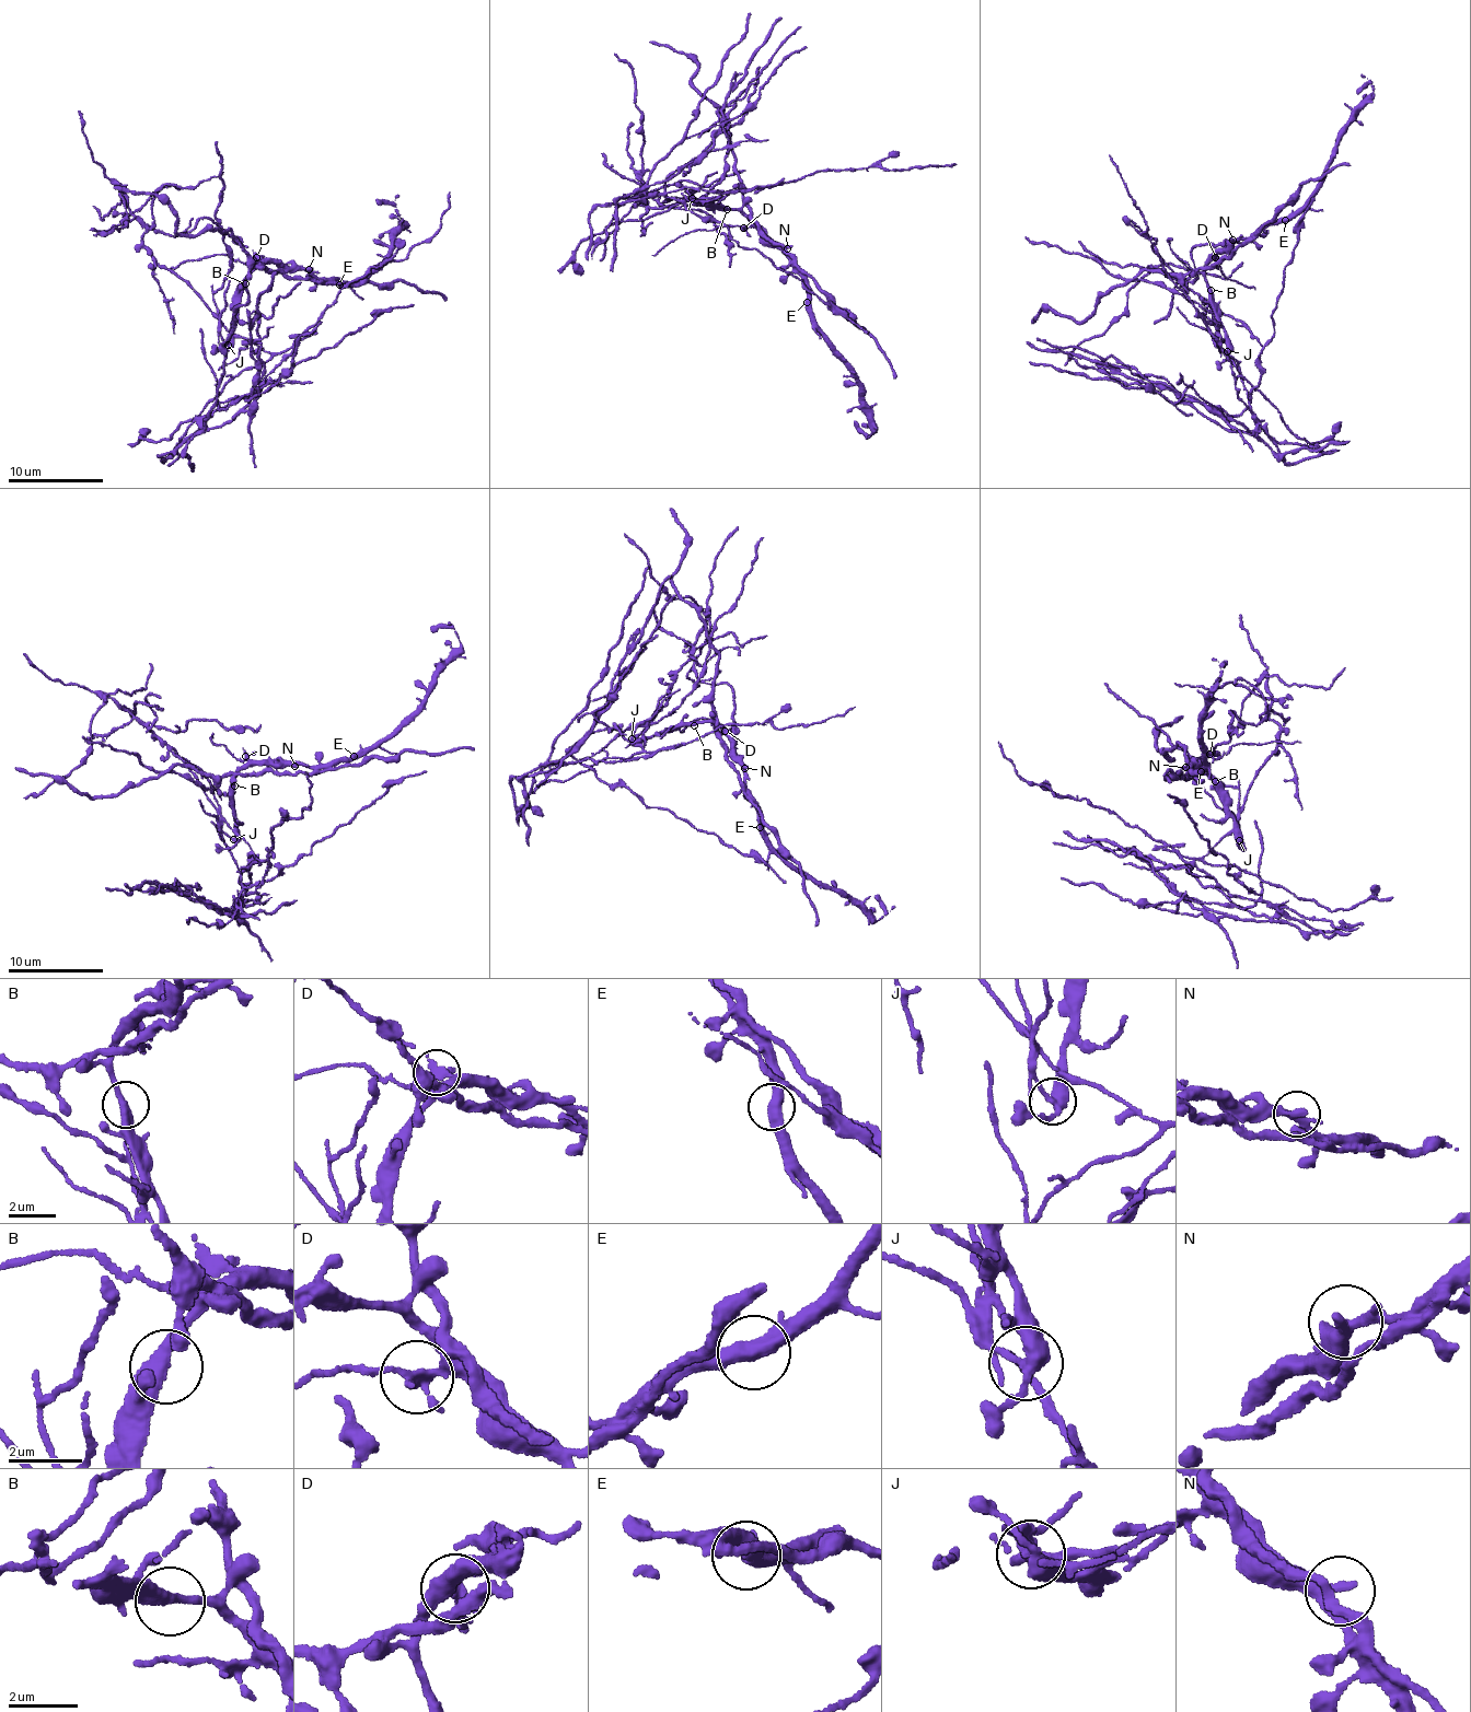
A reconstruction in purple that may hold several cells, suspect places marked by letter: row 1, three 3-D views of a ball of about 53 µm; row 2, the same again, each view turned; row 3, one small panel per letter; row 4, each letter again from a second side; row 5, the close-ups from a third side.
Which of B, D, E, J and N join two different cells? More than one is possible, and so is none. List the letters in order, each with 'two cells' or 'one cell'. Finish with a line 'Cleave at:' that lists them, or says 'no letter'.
B: one cell
D: two cells
E: one cell
J: two cells
N: one cell
Cleave at: D, J

